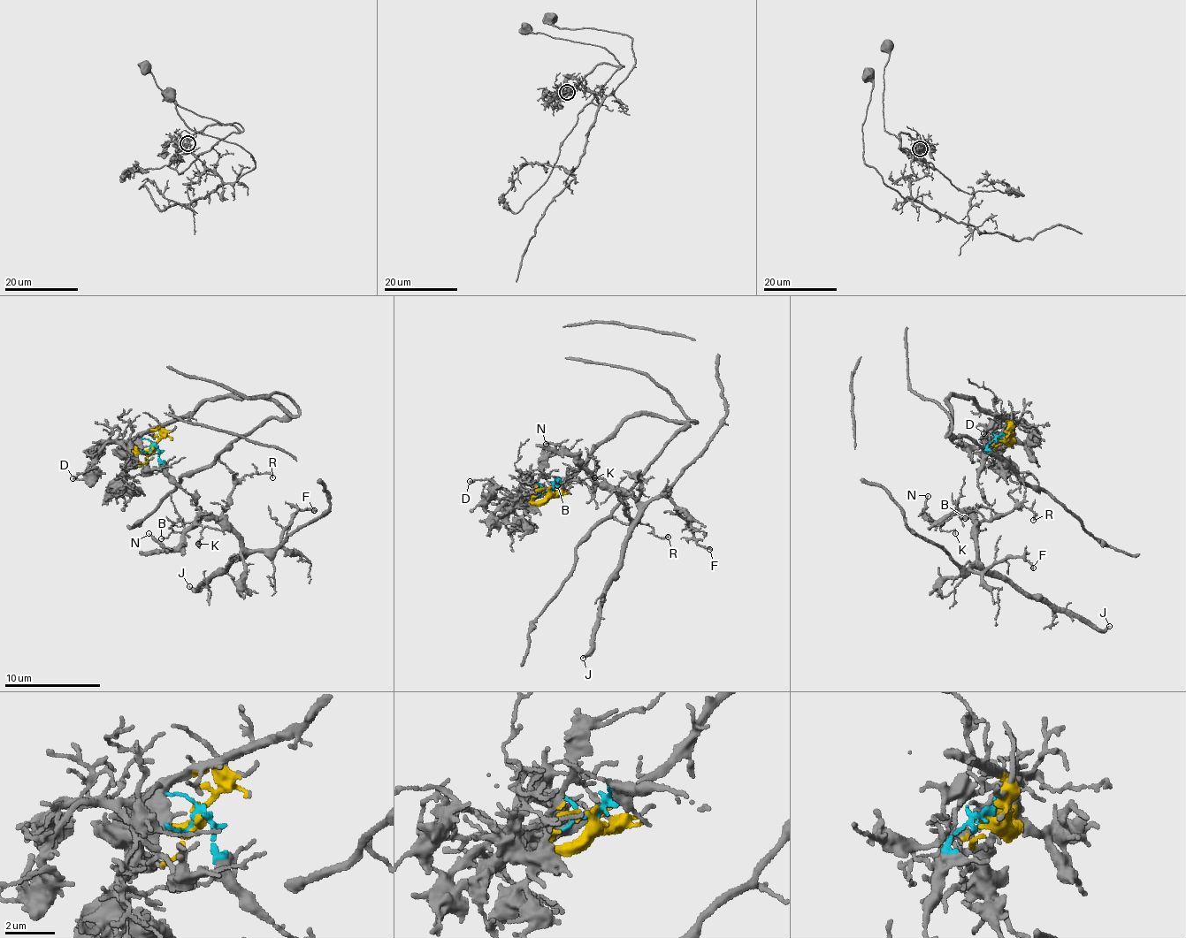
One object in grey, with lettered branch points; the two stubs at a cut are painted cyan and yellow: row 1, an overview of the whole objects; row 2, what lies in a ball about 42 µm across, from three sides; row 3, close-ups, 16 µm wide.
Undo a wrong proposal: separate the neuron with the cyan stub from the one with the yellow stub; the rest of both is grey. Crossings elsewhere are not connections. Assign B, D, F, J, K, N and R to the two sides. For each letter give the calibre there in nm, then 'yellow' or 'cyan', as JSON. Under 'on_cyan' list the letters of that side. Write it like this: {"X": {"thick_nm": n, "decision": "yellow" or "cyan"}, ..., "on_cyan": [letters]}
{"B": {"thick_nm": 110, "decision": "cyan"}, "D": {"thick_nm": 150, "decision": "yellow"}, "F": {"thick_nm": 190, "decision": "cyan"}, "J": {"thick_nm": 240, "decision": "cyan"}, "K": {"thick_nm": 110, "decision": "cyan"}, "N": {"thick_nm": 160, "decision": "cyan"}, "R": {"thick_nm": 140, "decision": "cyan"}, "on_cyan": ["B", "F", "J", "K", "N", "R"]}

